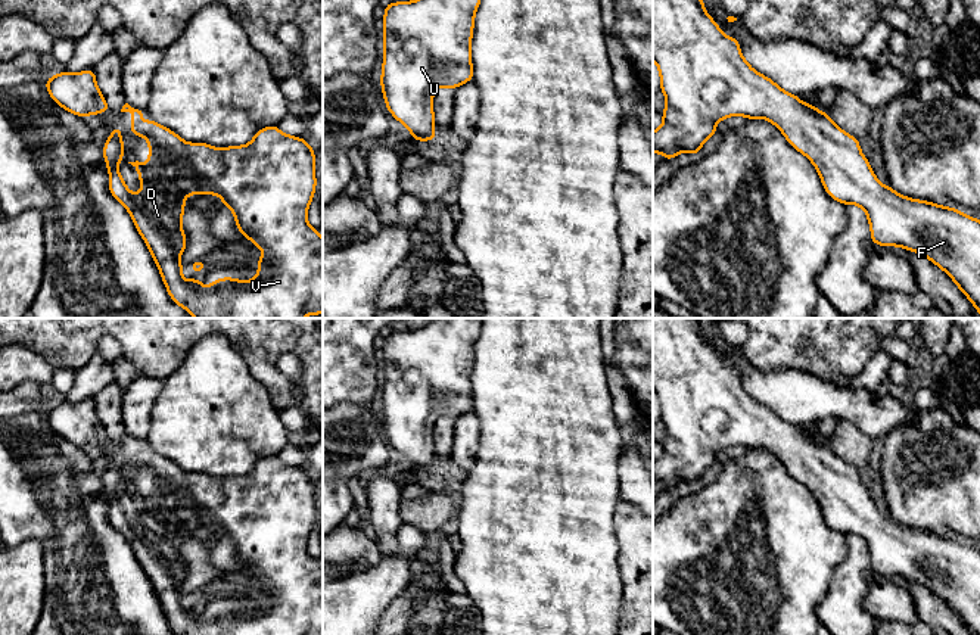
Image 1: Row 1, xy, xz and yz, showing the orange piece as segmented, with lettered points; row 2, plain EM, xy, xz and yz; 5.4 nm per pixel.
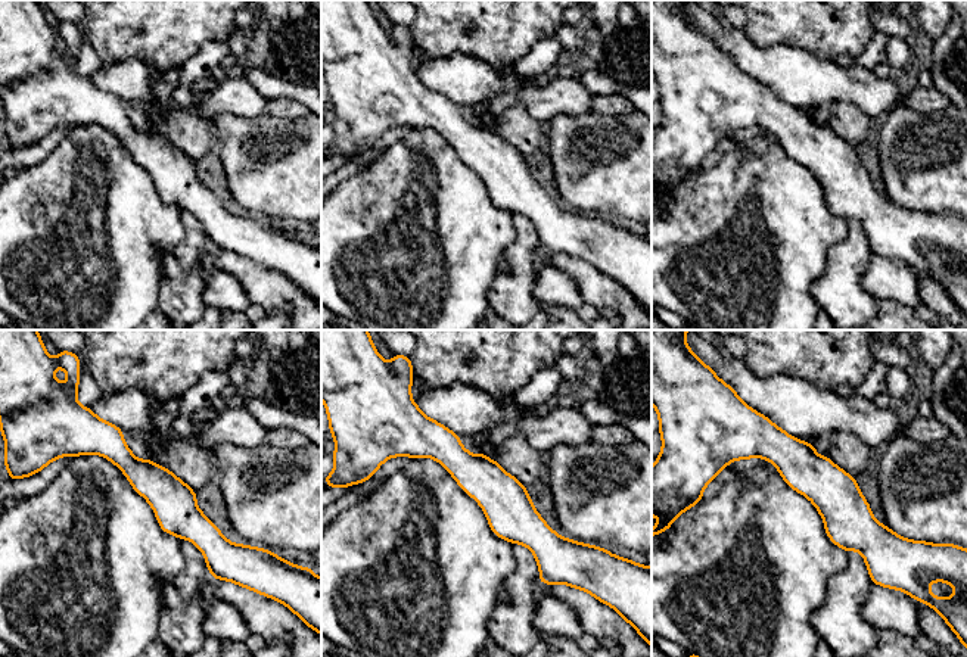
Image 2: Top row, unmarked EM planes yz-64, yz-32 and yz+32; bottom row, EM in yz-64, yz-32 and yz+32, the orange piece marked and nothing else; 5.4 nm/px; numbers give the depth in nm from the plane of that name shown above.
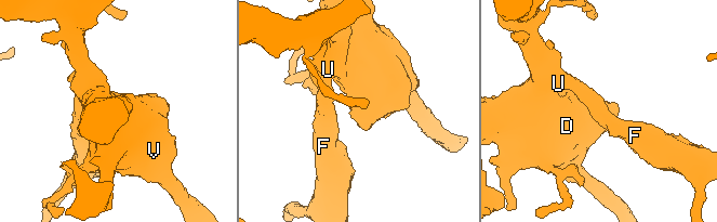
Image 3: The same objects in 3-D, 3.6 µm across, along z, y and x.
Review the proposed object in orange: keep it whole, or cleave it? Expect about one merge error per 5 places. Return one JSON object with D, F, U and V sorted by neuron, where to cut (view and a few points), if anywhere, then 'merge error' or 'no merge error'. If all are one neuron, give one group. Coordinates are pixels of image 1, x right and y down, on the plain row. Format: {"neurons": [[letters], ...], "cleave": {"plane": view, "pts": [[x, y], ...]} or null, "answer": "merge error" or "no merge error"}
{"neurons": [["D", "F", "U", "V"]], "cleave": null, "answer": "no merge error"}

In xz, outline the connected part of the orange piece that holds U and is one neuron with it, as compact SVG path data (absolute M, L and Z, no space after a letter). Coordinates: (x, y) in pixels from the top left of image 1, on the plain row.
M432 318L413 331L386 333L382 348L385 385L380 415L386 438L414 470L429 471L438 467L432 424L439 417L455 420L473 410L472 365L482 321L483 318Z

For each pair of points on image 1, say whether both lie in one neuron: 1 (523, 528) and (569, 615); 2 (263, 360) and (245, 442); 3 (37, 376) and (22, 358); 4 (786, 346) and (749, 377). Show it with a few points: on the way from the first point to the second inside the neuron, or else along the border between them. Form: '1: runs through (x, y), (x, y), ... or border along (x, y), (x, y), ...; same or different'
1: runs through (538, 550), (548, 593); same
2: border along (238, 352), (277, 410); different
3: runs through (33, 372), (24, 363); same
4: border along (740, 349), (761, 370), (793, 369); different

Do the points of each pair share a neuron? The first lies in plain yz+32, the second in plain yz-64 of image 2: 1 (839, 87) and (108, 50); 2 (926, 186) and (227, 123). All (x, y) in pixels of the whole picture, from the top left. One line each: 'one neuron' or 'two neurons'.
1: two neurons
2: one neuron

